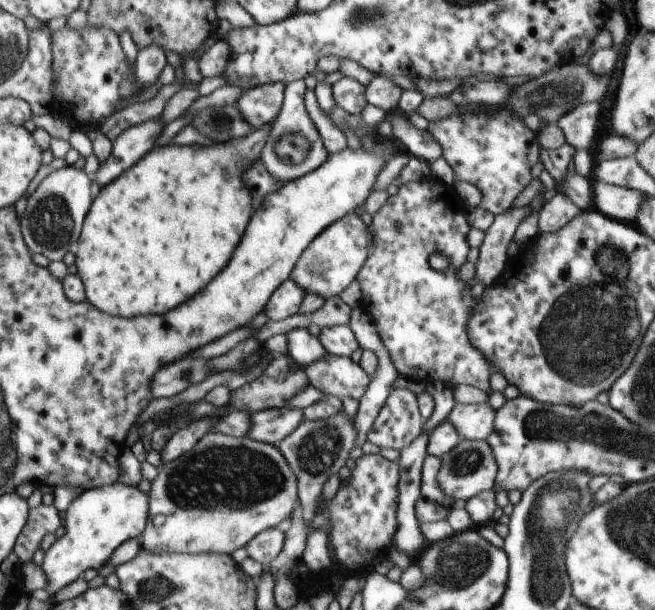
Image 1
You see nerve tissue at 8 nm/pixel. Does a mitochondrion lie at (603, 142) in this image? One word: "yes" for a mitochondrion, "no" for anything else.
no

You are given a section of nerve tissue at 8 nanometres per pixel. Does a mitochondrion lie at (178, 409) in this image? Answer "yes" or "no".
no

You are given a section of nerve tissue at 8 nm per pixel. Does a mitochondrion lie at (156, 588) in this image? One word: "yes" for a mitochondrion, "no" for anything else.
yes

